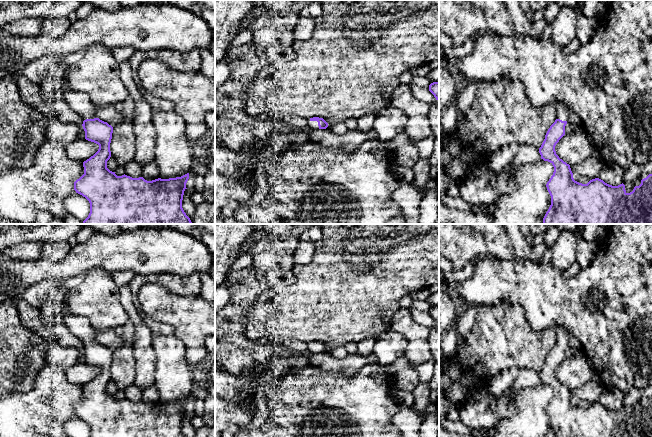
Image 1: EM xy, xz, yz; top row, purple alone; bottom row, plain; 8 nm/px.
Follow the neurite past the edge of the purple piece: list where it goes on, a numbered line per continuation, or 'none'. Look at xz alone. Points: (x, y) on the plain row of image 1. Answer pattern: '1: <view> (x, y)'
1: xz (313, 348)

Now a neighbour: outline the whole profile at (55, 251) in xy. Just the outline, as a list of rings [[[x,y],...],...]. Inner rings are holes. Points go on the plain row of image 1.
[[[65,240],[44,242],[41,257],[53,263],[57,263],[62,261],[68,255],[71,248],[72,246],[70,243]]]

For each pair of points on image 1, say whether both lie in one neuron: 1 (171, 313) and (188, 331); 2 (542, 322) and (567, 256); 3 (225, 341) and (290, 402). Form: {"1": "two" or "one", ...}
{"1": "one", "2": "two", "3": "two"}

